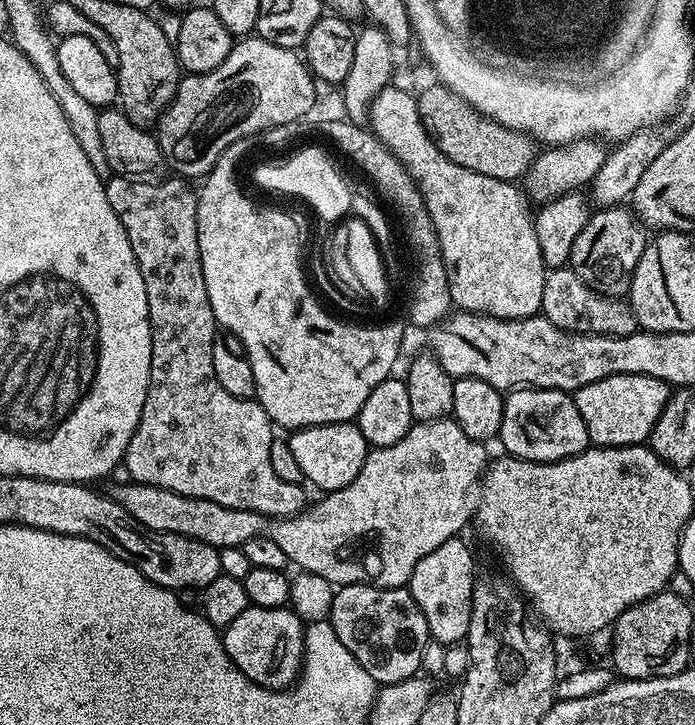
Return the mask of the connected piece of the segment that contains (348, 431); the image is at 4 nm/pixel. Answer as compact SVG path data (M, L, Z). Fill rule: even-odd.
M355 423L347 424L316 424L312 428L295 429L287 437L290 451L298 466L302 466L305 481L316 488L321 488L321 493L327 494L354 482L358 478L358 470L366 462L370 445L362 430Z

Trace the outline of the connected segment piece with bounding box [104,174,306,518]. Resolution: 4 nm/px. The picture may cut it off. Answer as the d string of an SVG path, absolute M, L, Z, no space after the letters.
M119 174L113 175L111 179L105 183L104 189L106 190L106 199L110 201L110 206L114 209L114 214L118 214L118 222L122 222L122 226L126 230L126 238L130 238L130 250L134 250L136 255L136 261L138 262L138 270L142 270L142 282L146 282L146 302L148 303L148 317L150 318L150 326L152 327L152 357L150 358L150 382L148 383L148 393L146 394L146 402L142 406L142 418L138 422L138 426L134 430L134 434L130 438L130 446L126 450L123 462L130 474L132 475L133 481L138 484L149 484L150 486L158 486L162 490L170 490L171 492L177 492L183 496L189 496L190 498L202 498L203 500L209 500L210 502L218 502L218 506L226 506L227 508L233 508L234 510L250 510L251 512L257 512L262 516L269 518L289 518L305 511L306 503L304 504L304 488L299 484L291 484L290 482L282 482L282 478L278 478L274 474L274 469L270 466L270 450L268 449L270 443L270 435L268 436L268 428L270 429L270 421L266 410L261 406L259 400L253 398L250 400L243 400L242 398L234 398L234 394L229 394L226 389L218 383L218 374L214 374L214 354L212 353L212 341L217 339L218 336L218 325L214 318L214 310L210 306L210 294L206 294L206 278L202 278L202 258L200 257L200 251L198 250L198 226L196 225L196 198L197 193L194 188L191 188L191 183L185 182L180 178L172 178L176 180L156 180L151 184L151 179L148 178L133 178L131 176L122 176Z

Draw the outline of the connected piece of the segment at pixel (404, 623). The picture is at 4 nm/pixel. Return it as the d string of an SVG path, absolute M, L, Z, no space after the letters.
M341 584L334 591L331 614L336 643L354 654L366 670L369 681L383 686L402 682L421 671L422 650L426 650L428 627L426 618L403 588L377 588L374 584Z

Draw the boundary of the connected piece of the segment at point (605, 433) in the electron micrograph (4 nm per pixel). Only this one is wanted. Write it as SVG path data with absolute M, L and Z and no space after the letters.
M618 374L577 388L574 399L582 422L586 422L589 441L602 448L621 448L627 444L644 444L651 437L654 422L658 422L658 414L662 414L669 395L670 386L664 380Z

